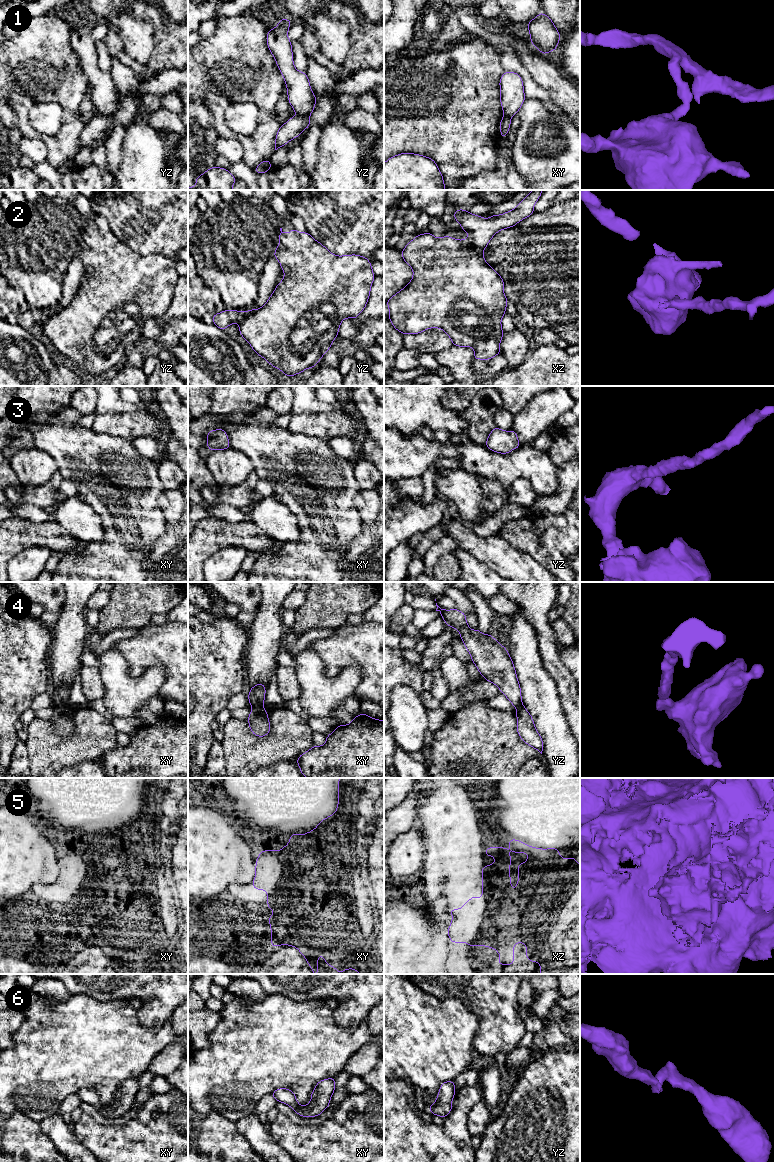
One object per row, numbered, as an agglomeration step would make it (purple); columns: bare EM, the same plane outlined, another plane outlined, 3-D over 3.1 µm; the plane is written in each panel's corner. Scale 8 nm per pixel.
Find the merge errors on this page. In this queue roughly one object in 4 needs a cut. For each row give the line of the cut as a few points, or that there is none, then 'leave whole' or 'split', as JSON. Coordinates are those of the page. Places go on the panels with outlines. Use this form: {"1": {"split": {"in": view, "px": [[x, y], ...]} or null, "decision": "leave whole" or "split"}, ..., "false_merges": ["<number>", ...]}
{"1": {"split": {"in": "yz", "px": [[297, 114], [309, 115]]}, "decision": "split"}, "2": {"split": {"in": "yz", "px": [[256, 309], [238, 323]]}, "decision": "split"}, "3": {"split": null, "decision": "leave whole"}, "4": {"split": {"in": "xy", "px": [[252, 705], [262, 707]]}, "decision": "split"}, "5": {"split": {"in": "xy", "px": [[276, 850], [280, 876], [269, 877], [264, 885], [254, 886]]}, "decision": "split"}, "6": {"split": null, "decision": "leave whole"}, "false_merges": ["1", "2", "4", "5"]}

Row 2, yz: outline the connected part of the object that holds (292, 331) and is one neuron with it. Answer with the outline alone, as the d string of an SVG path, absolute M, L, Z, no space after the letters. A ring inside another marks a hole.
M294 227L289 233L284 233L282 228L280 231L279 246L276 247L273 256L279 261L285 276L276 285L266 303L243 318L239 323L239 333L256 354L281 370L287 377L291 377L305 369L314 368L332 347L341 322L346 318L357 318L365 309L375 275L367 257L356 254L334 255L307 231L300 233Z

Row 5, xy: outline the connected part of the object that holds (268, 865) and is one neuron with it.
M264 850L260 851L255 865L255 879L251 882L253 886L261 885L265 886L267 879L274 877L276 880L280 878L280 871L282 865L276 850Z

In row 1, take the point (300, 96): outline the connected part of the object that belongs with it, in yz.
M282 18L278 25L267 32L267 46L287 86L288 101L297 115L310 115L316 105L317 97L311 90L306 72L299 72L293 62L291 40L288 30L291 20Z

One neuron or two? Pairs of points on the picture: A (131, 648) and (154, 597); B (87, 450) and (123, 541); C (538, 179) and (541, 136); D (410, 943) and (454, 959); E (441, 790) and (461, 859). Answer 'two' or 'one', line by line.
A: two
B: one
C: one
D: two
E: one

